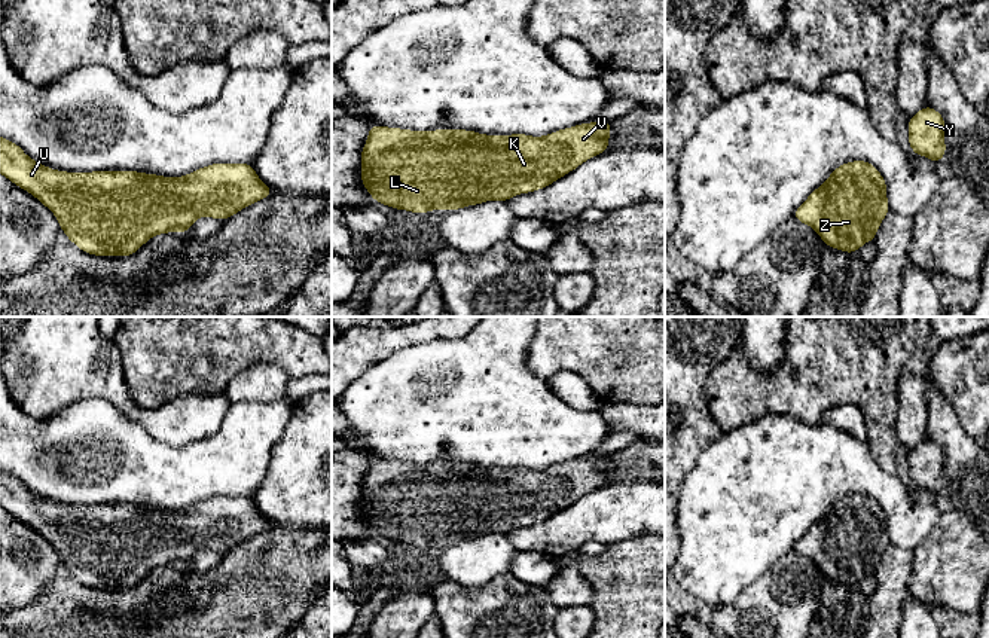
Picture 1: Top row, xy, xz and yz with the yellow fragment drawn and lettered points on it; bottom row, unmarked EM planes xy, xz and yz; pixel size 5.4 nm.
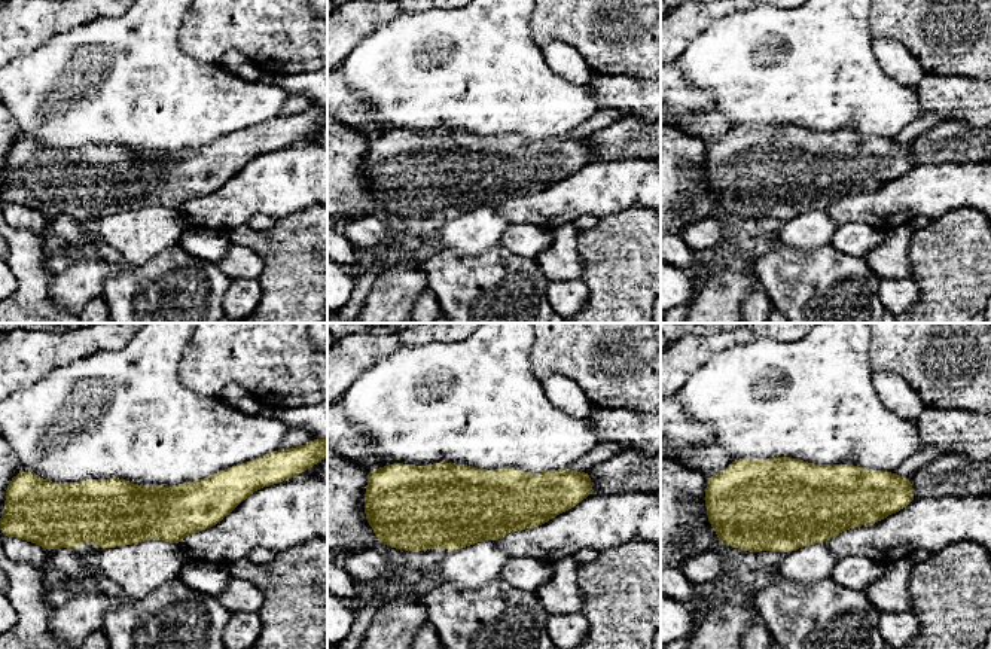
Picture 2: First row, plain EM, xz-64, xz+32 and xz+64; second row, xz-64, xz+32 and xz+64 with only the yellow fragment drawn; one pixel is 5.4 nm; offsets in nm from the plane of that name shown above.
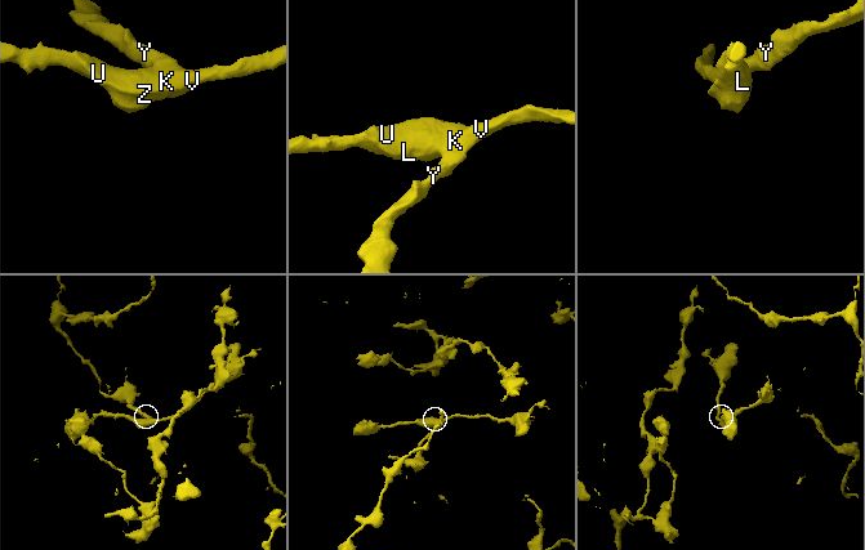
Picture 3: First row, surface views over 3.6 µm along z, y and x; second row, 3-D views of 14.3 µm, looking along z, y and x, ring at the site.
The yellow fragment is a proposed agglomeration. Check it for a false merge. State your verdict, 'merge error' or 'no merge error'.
no merge error

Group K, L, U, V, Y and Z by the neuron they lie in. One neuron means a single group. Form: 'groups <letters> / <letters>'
groups K L U V Y Z

